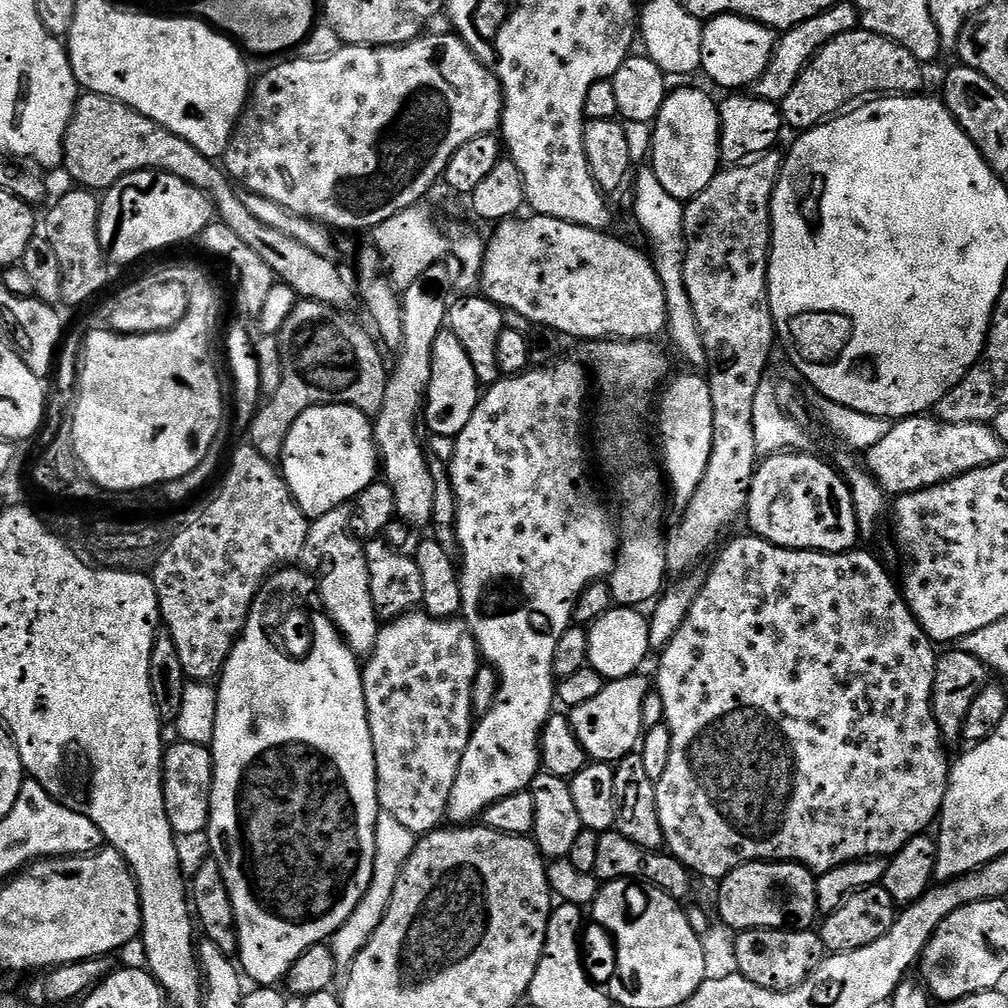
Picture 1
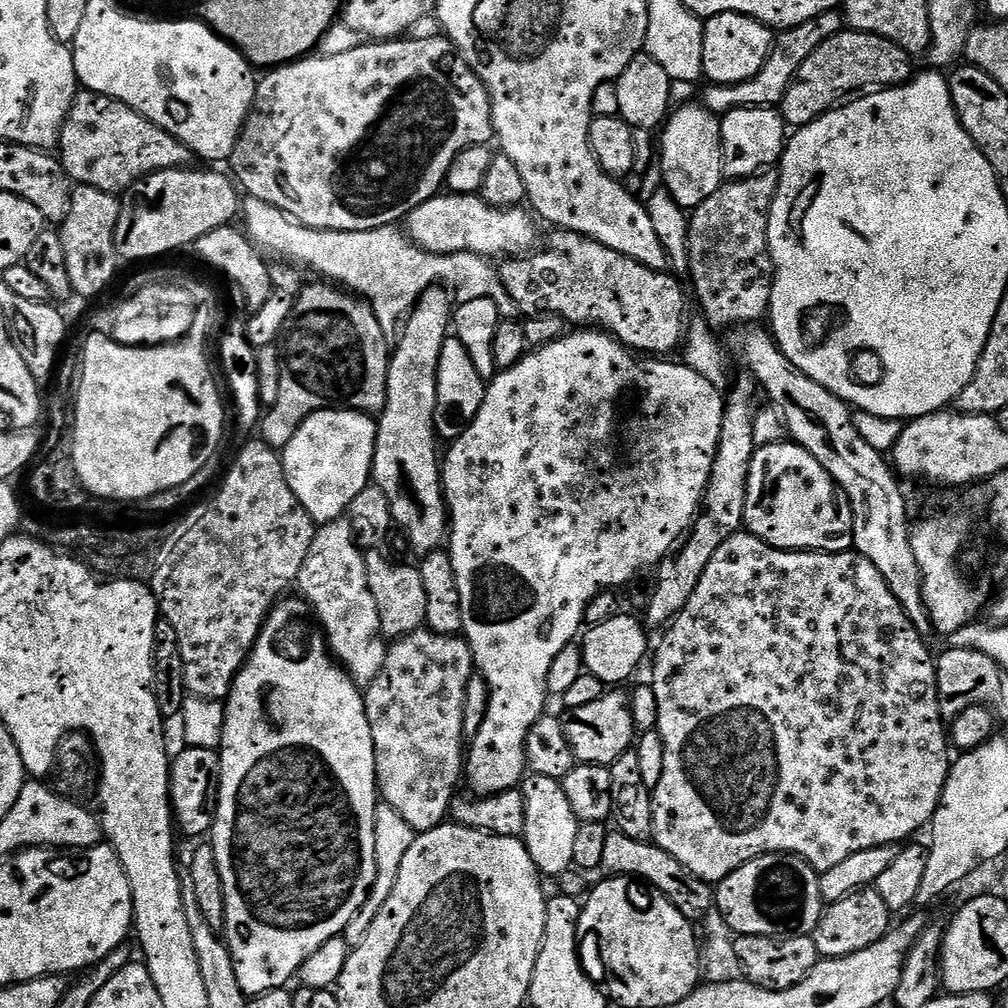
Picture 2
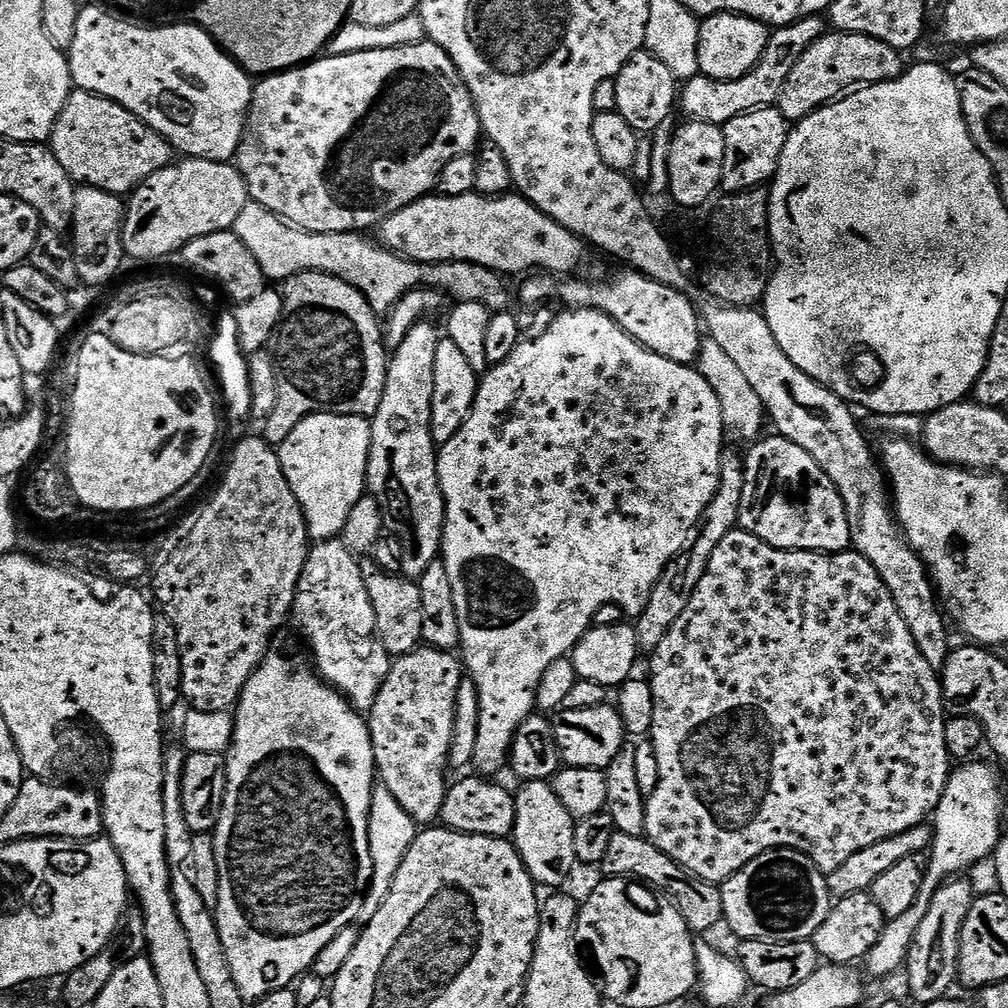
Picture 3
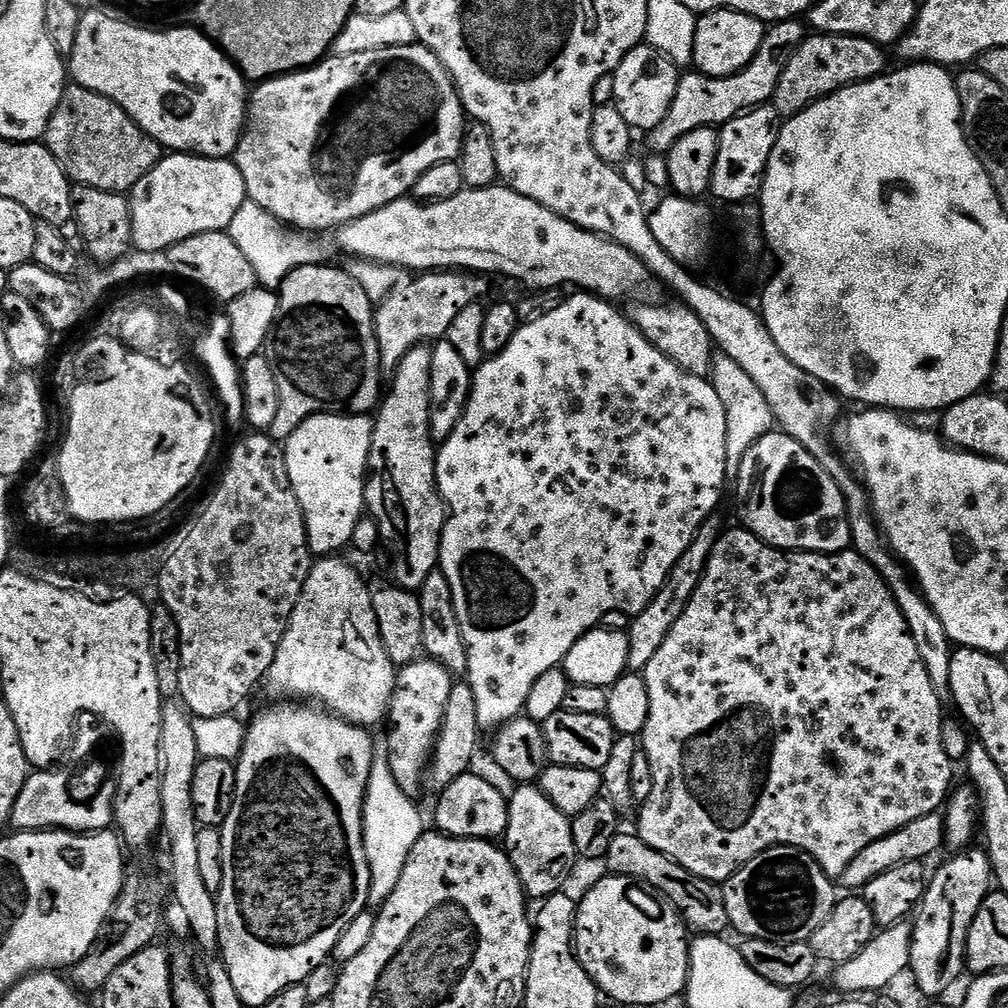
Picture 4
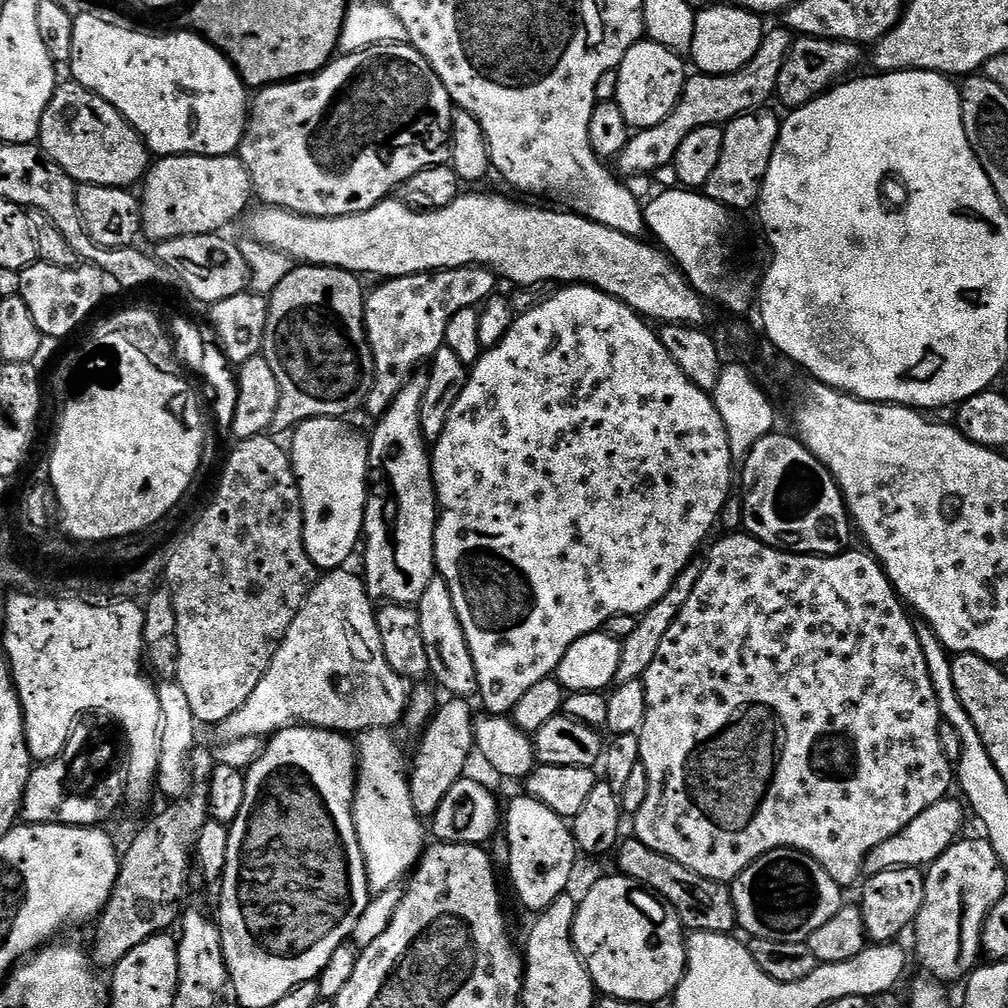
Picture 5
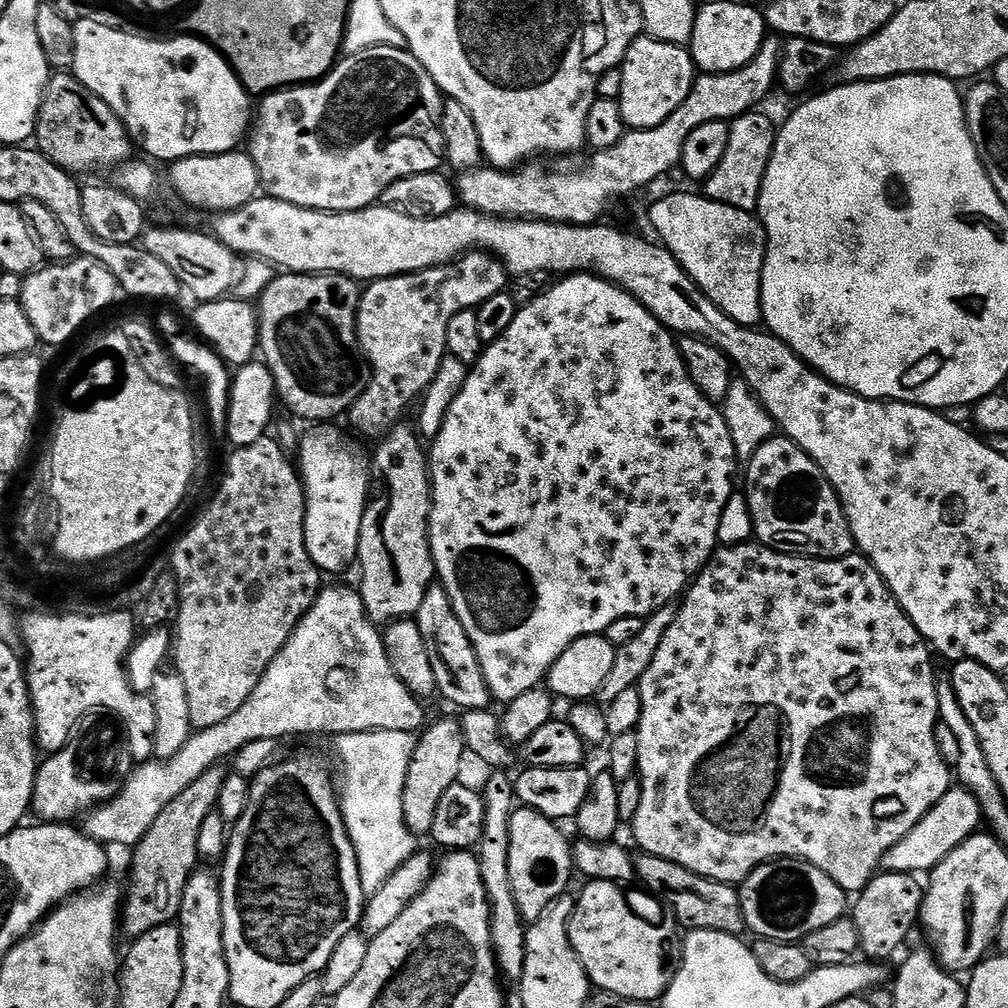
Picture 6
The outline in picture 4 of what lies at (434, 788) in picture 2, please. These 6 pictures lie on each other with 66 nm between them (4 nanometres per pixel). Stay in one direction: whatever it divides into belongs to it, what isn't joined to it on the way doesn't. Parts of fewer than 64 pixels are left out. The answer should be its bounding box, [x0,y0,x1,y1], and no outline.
[386,658,454,797]

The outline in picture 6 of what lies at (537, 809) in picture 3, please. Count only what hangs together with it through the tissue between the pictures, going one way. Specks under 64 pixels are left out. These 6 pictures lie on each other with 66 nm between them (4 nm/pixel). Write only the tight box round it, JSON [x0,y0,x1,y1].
[510,806,574,922]

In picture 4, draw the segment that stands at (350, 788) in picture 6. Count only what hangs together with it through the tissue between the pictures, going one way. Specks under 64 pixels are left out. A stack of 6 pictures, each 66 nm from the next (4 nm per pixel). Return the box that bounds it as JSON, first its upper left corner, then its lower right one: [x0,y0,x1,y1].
[364,759,426,906]

